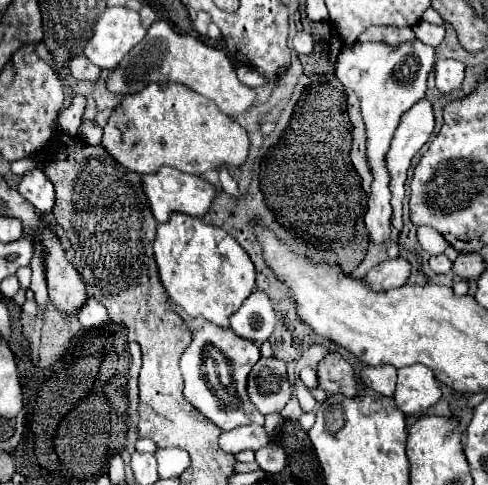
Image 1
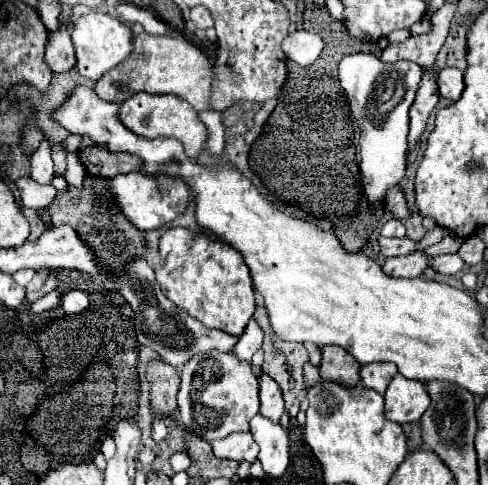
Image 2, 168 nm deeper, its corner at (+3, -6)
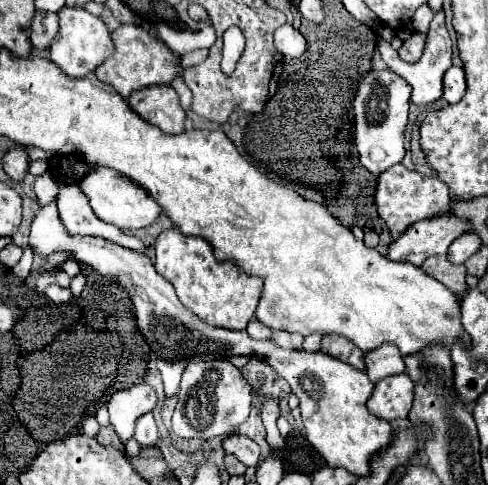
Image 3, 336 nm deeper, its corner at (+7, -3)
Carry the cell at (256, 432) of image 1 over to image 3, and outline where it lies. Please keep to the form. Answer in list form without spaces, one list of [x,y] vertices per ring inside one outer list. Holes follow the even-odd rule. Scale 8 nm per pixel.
[[[228,436],[224,440],[224,450],[228,454],[234,454],[240,462],[244,462],[246,466],[256,466],[258,456],[260,456],[260,448],[254,440],[250,440],[248,436]]]

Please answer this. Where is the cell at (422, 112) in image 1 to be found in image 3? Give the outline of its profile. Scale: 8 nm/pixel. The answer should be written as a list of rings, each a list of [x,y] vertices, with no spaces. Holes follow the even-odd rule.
[[[444,12],[434,14],[432,22],[430,22],[430,30],[428,30],[428,38],[426,38],[426,46],[424,46],[424,54],[416,64],[408,64],[402,62],[398,52],[384,42],[382,38],[378,40],[378,48],[382,54],[382,60],[390,66],[390,70],[394,70],[396,74],[400,74],[410,86],[412,86],[412,102],[414,104],[424,104],[424,102],[436,102],[442,96],[442,78],[446,74],[446,70],[452,66],[452,48],[450,48],[450,36],[448,30],[444,26]]]

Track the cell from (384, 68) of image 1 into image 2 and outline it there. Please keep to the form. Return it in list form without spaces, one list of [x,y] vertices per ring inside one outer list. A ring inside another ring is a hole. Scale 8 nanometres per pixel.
[[[354,53],[340,61],[338,79],[360,127],[360,173],[364,193],[372,207],[384,205],[388,191],[400,183],[406,171],[404,151],[408,145],[408,109],[420,87],[422,67],[412,61],[384,63],[376,55]]]

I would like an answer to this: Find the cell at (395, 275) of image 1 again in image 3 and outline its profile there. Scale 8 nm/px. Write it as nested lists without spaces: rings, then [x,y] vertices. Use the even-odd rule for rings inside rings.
[[[454,214],[416,222],[394,244],[390,244],[388,258],[420,266],[422,260],[426,260],[428,256],[446,254],[448,246],[462,234],[468,234],[470,228],[472,226],[468,220]]]

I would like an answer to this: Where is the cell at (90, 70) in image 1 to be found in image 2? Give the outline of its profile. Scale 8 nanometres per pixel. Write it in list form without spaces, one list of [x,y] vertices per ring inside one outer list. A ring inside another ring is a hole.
[[[60,27],[50,35],[50,43],[46,45],[46,63],[54,73],[66,73],[76,67],[76,53],[66,27]]]

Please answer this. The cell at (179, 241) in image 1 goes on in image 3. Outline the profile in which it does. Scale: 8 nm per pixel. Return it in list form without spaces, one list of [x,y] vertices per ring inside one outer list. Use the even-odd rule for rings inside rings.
[[[172,228],[158,236],[156,240],[156,272],[160,272],[176,290],[180,302],[196,312],[204,322],[228,330],[244,330],[256,312],[262,280],[258,276],[248,276],[240,272],[234,264],[220,264],[214,258],[212,246],[198,236],[186,236]]]

